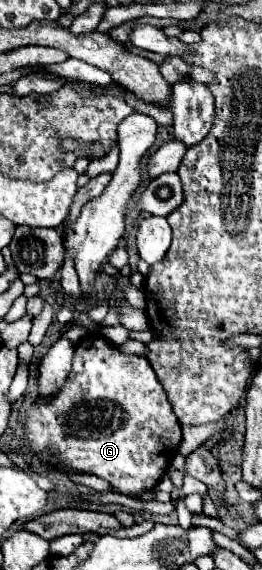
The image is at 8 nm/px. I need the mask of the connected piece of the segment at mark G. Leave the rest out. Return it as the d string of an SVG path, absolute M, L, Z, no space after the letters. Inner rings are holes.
M89 333L75 345L73 369L67 375L65 385L55 395L45 399L37 397L33 401L23 423L23 433L29 451L39 455L55 471L97 475L109 481L115 491L125 495L137 495L155 489L159 479L167 473L167 467L177 453L177 443L181 441L181 425L147 359L119 351L101 333ZM47 449L57 453L57 465L51 463Z

